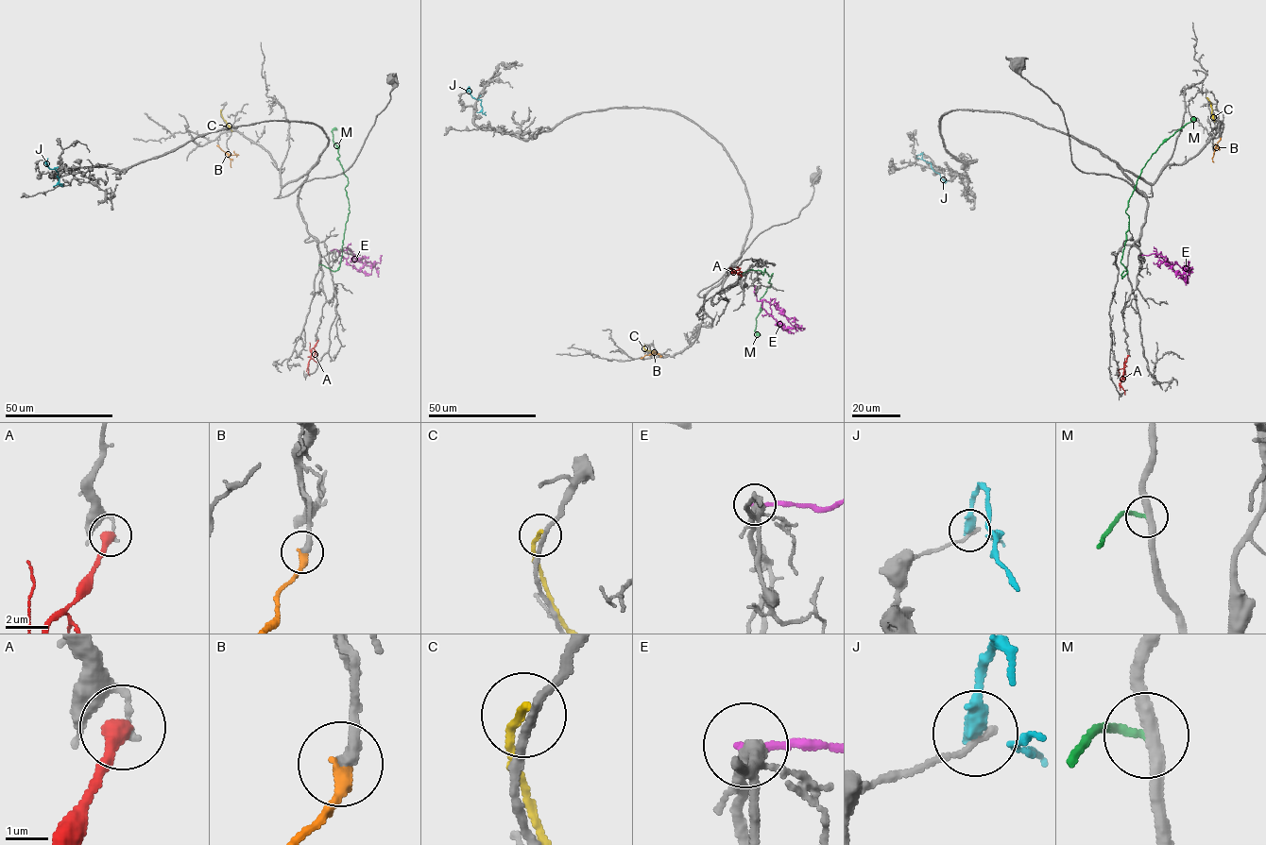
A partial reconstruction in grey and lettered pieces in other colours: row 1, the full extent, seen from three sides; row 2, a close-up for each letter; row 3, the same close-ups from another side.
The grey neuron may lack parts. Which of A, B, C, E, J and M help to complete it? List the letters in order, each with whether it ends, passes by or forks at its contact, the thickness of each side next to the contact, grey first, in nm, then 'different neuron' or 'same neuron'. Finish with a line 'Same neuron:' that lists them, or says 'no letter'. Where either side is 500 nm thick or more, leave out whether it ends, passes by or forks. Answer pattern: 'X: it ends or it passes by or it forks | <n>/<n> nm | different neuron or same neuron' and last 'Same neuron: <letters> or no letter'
A: it ends | 140/440 nm | different neuron
B: it ends | 360/440 nm | different neuron
C: it ends | 200/200 nm | different neuron
E: it ends | 360/200 nm | different neuron
J: it ends | 170/440 nm | different neuron
M: it ends | 340/180 nm | different neuron
Same neuron: no letter

